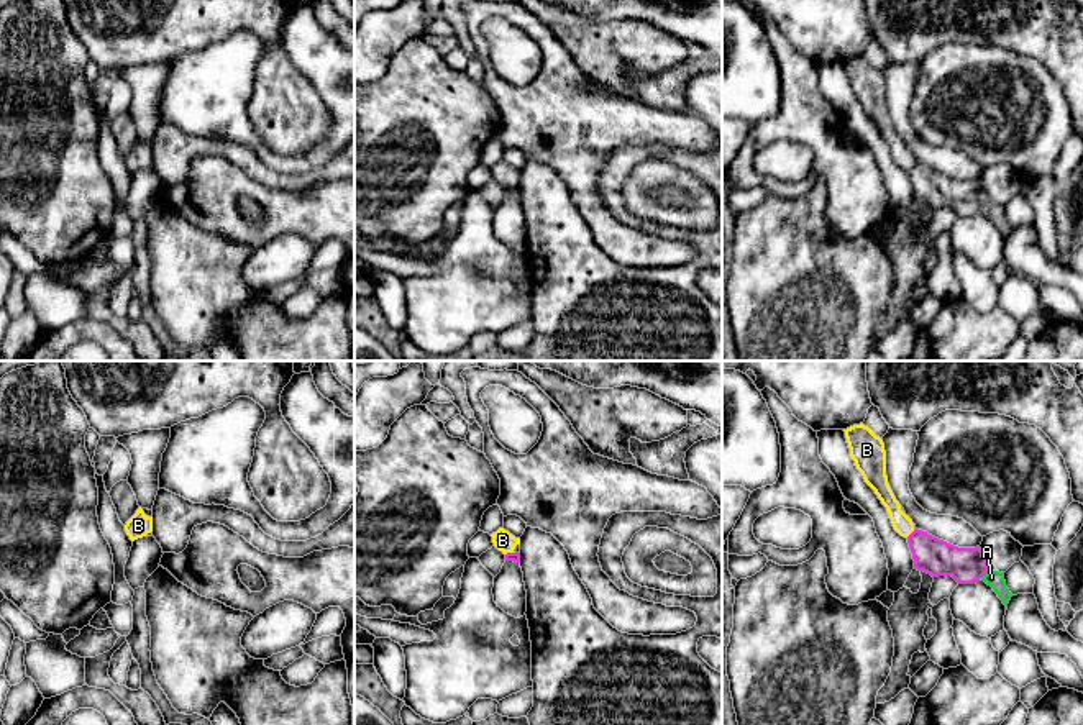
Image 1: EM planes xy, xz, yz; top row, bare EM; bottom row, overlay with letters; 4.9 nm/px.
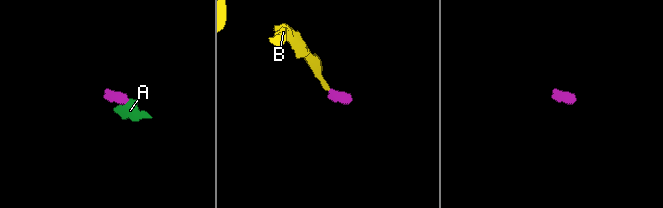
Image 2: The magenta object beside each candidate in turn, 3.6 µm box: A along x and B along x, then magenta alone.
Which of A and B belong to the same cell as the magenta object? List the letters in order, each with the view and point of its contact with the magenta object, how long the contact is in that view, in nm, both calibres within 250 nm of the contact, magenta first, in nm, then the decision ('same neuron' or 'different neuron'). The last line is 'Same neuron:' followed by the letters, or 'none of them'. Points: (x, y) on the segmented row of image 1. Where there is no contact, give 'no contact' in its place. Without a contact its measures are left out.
A: yz (985, 573) | 70 nm | 180/80 nm | same neuron
B: yz (911, 533) | 60 nm | 180/90 nm | same neuron
Same neuron: A, B

